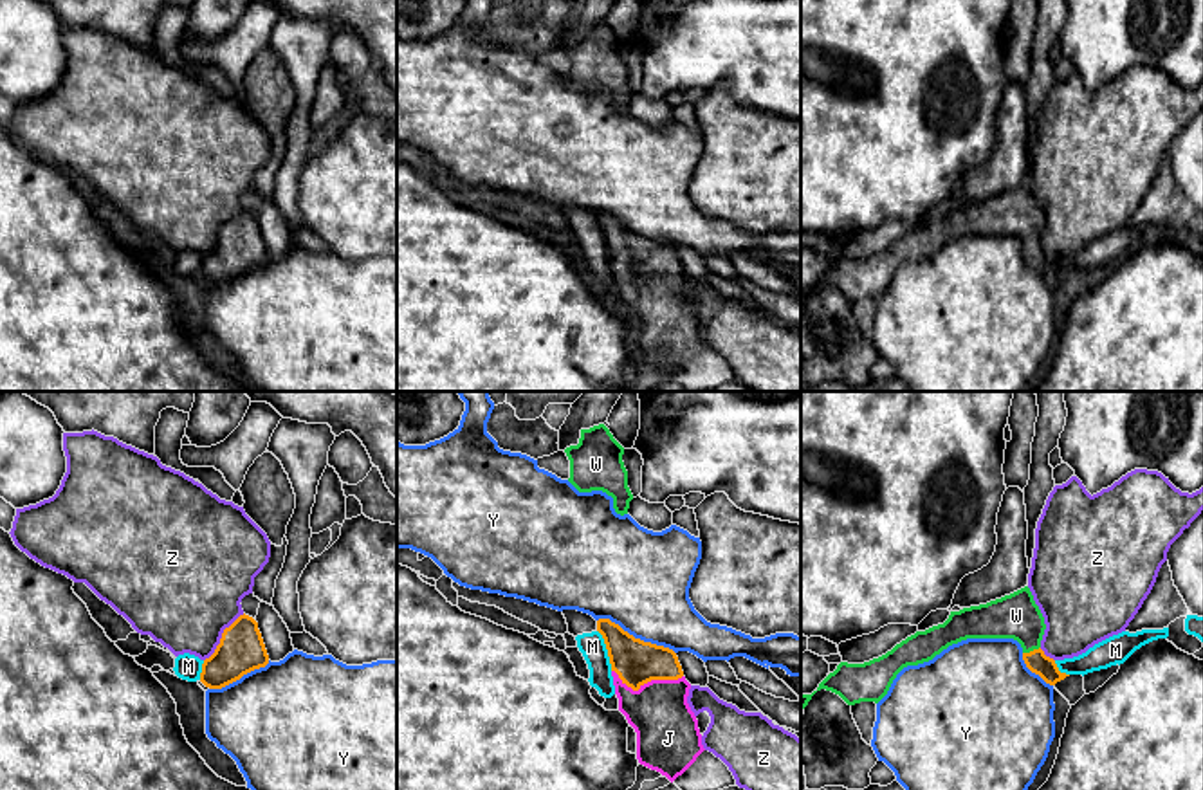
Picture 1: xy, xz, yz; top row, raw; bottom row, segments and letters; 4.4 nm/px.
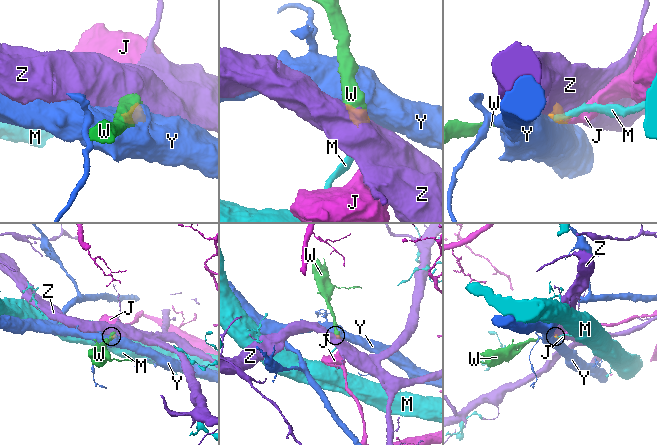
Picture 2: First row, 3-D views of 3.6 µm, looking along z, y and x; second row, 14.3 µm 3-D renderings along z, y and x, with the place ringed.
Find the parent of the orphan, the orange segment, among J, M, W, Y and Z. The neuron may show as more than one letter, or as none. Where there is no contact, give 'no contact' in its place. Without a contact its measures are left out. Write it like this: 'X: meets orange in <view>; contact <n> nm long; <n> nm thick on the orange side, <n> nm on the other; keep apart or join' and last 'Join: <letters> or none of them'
J: meets orange in xz; contact 320 nm long; 200 nm thick on the orange side, 280 nm on the other; join
M: meets orange in xz; contact 200 nm long; 200 nm thick on the orange side, 120 nm on the other; keep apart
W: meets orange in yz; contact 90 nm long; 100 nm thick on the orange side, 200 nm on the other; join
Y: meets orange in xz; contact 380 nm long; 200 nm thick on the orange side, 420 nm on the other; keep apart
Z: meets orange in xy; contact 280 nm long; 200 nm thick on the orange side, 480 nm on the other; keep apart
Join: J, W

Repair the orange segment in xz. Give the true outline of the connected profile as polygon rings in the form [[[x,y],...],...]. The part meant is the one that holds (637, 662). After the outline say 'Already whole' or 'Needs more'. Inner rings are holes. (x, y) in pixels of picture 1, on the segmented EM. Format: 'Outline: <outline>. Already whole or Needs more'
Outline: [[[599,619],[597,631],[608,649],[619,711],[637,732],[637,759],[673,783],[705,750],[698,720],[687,703],[691,684],[678,657],[669,648],[635,638],[610,619]]]. Needs more

